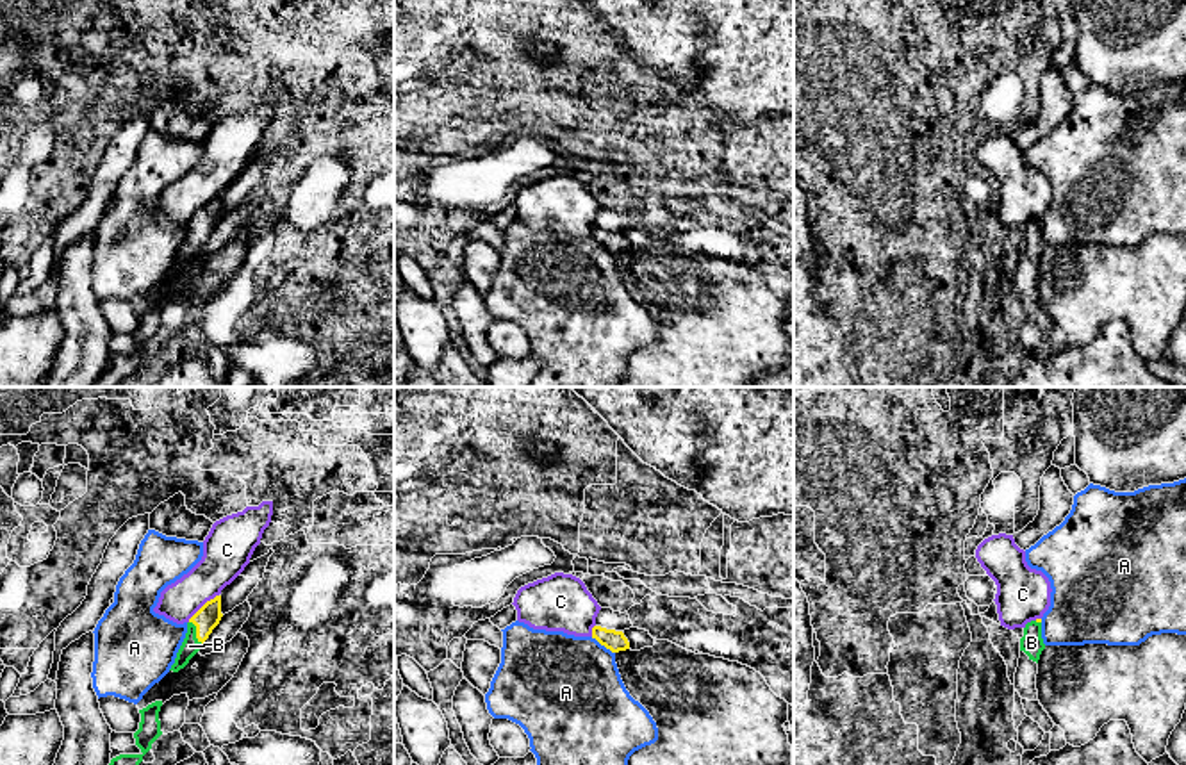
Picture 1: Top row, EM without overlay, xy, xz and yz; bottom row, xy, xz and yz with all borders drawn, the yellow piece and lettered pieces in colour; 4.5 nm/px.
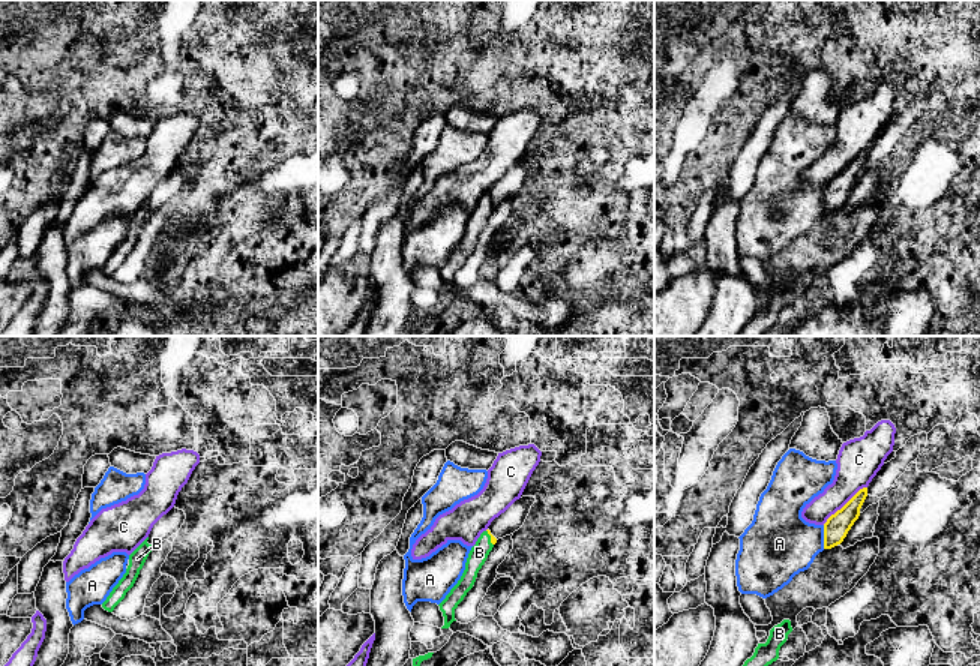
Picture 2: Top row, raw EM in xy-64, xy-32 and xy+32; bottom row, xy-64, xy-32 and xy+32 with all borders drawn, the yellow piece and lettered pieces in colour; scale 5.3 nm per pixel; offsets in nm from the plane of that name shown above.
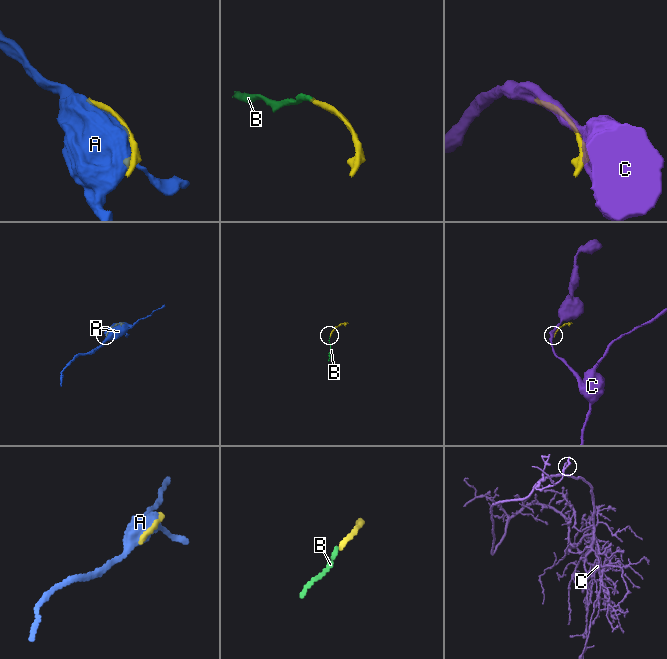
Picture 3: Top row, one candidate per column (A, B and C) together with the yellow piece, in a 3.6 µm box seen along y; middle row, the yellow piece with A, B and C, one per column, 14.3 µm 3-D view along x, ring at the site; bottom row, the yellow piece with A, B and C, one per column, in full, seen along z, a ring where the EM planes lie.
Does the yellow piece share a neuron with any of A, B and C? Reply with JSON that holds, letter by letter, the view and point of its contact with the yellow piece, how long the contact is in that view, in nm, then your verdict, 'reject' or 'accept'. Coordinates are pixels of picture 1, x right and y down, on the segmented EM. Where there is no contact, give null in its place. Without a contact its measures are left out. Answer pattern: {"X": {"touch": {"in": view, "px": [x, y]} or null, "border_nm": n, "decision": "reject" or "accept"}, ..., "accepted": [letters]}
{"A": {"touch": {"in": "xz", "px": [603, 644]}, "border_nm": 130, "decision": "reject"}, "B": {"touch": {"in": "xy", "px": [197, 632]}, "border_nm": 120, "decision": "accept"}, "C": {"touch": {"in": "xy", "px": [202, 607]}, "border_nm": 190, "decision": "reject"}, "accepted": ["B"]}

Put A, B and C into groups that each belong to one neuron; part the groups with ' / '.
A / B / C

